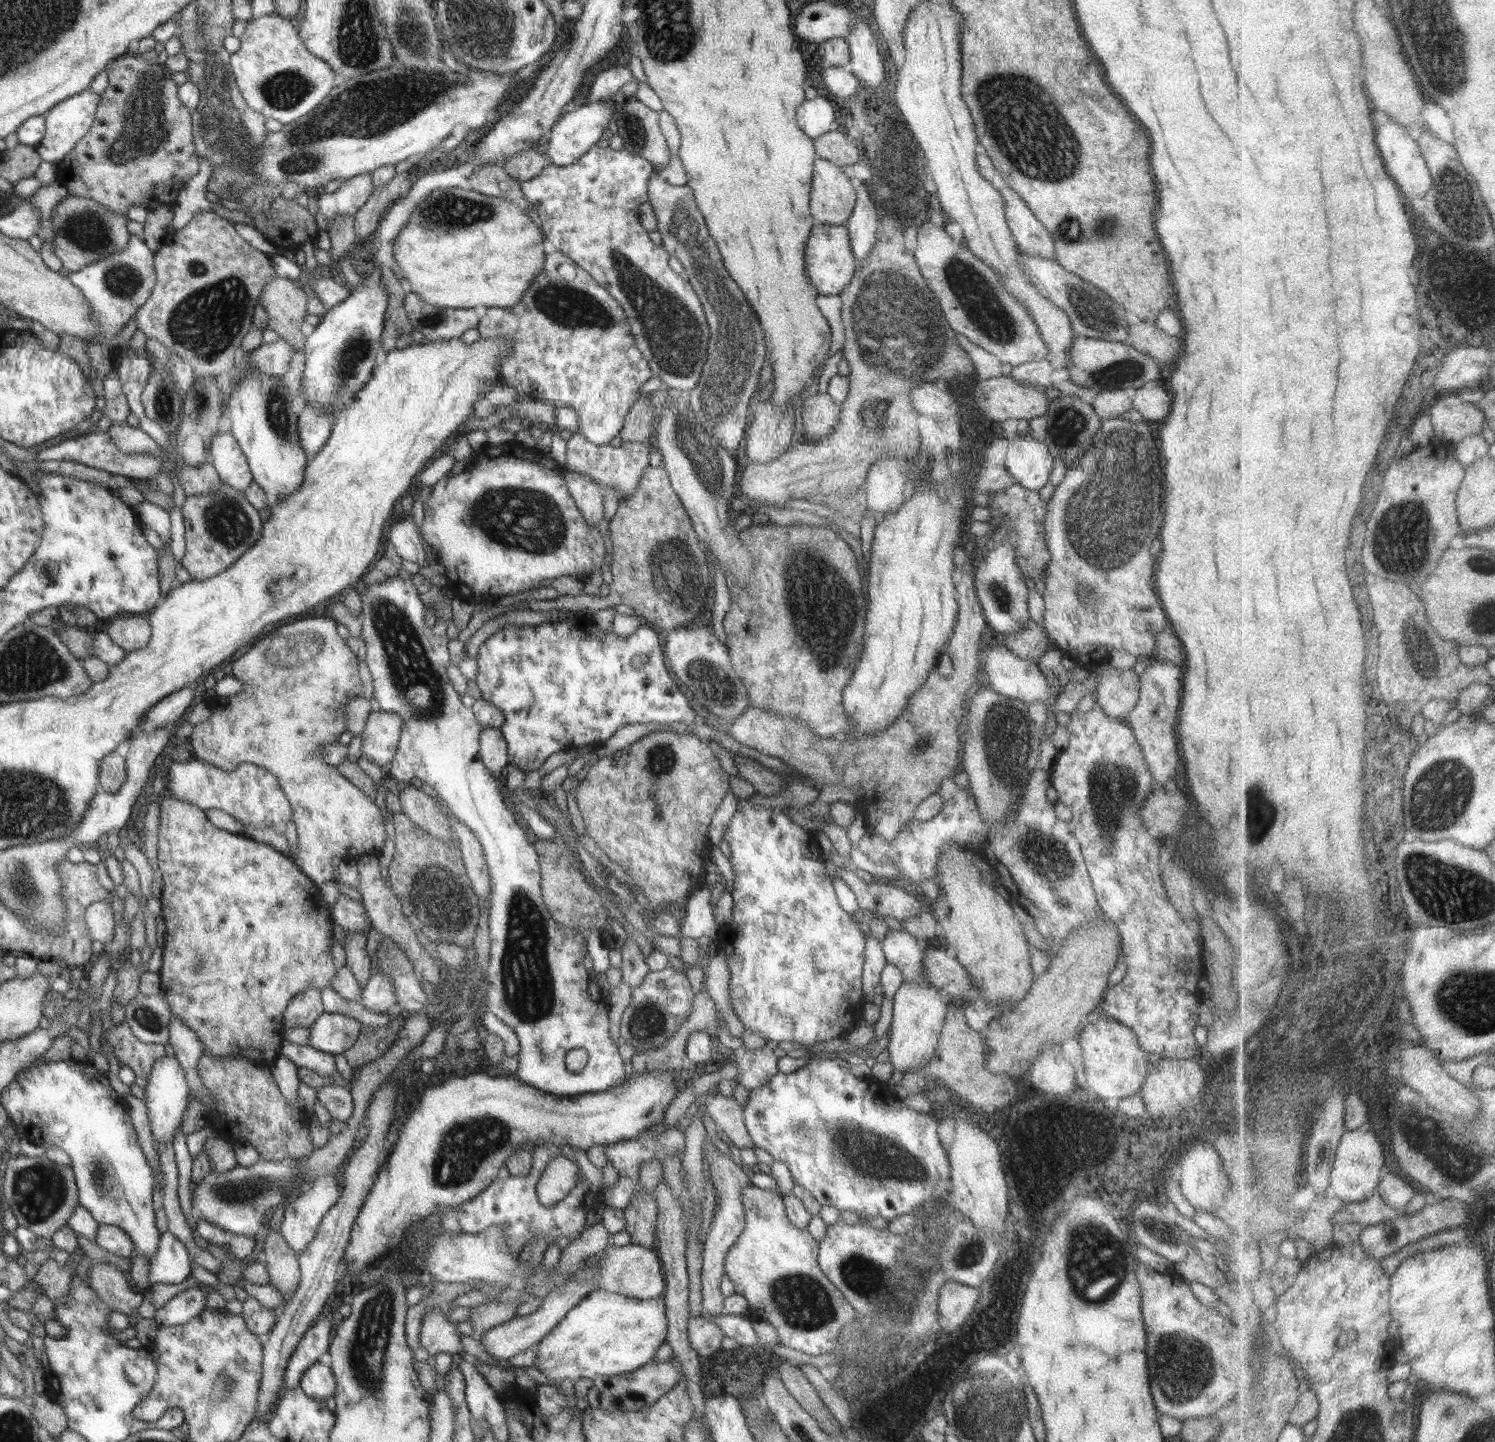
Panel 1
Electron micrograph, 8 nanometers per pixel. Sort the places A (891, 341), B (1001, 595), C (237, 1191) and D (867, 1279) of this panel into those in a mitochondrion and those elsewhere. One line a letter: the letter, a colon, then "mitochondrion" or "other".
A: mitochondrion
B: mitochondrion
C: mitochondrion
D: mitochondrion

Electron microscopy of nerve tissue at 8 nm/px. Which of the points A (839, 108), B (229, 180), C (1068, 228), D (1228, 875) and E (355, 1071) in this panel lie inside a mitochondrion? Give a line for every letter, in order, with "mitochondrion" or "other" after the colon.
A: other
B: mitochondrion
C: mitochondrion
D: other
E: other

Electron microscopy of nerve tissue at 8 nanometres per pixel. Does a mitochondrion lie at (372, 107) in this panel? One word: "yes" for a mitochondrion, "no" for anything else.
yes

